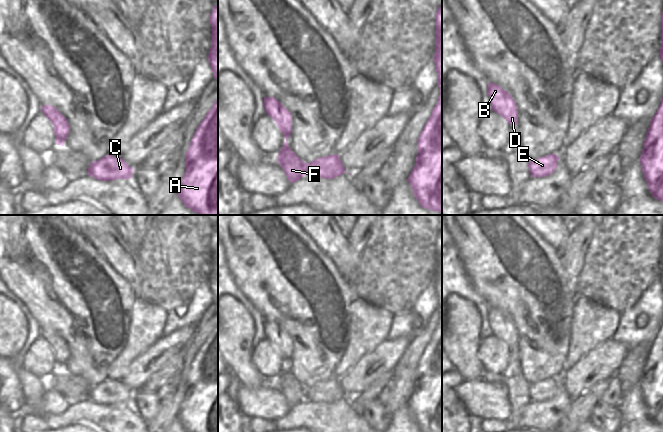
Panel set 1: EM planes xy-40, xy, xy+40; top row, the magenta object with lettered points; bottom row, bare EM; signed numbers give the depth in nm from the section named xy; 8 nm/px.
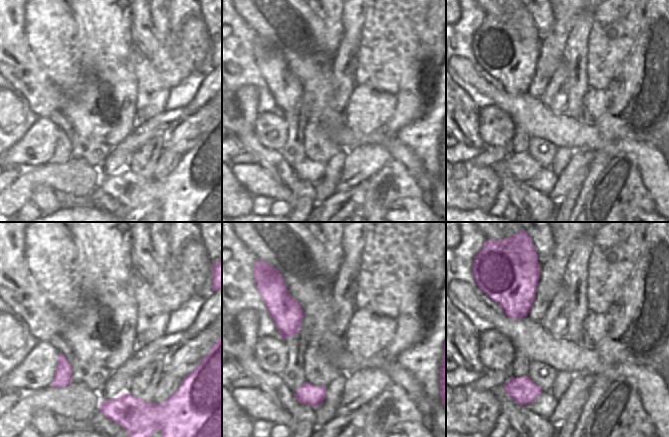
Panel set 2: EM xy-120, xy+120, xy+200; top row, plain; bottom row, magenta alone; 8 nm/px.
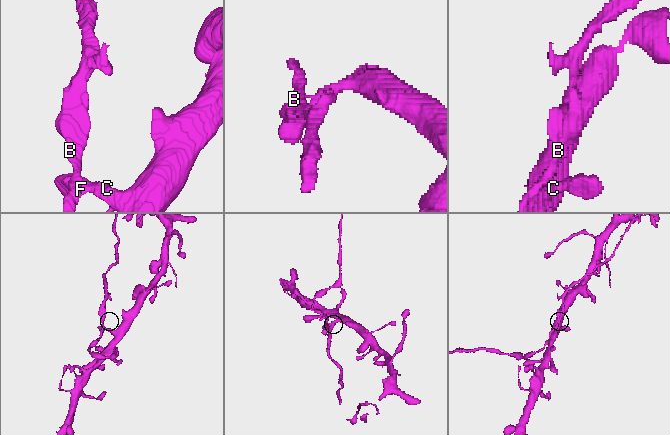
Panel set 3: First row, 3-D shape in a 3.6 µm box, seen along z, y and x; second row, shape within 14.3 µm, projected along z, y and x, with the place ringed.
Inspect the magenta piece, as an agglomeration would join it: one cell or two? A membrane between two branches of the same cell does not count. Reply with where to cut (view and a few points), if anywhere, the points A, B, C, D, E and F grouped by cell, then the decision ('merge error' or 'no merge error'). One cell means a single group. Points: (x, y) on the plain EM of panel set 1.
cut in xy along (305, 387), (306, 398); A C E / B D F; merge error

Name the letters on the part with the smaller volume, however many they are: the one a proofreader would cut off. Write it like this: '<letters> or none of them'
B, D, F

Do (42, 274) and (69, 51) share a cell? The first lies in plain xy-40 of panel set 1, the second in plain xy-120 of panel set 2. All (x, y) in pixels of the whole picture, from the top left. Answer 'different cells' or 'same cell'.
different cells

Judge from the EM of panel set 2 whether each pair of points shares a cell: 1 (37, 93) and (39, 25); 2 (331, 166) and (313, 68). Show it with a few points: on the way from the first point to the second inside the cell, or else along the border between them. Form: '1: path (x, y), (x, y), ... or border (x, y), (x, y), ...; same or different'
1: border (27, 45), (35, 63), (54, 83); different
2: border (341, 149), (326, 164); different

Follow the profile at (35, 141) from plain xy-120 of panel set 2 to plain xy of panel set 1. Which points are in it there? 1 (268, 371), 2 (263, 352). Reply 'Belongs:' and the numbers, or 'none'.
Belongs: 1, 2

